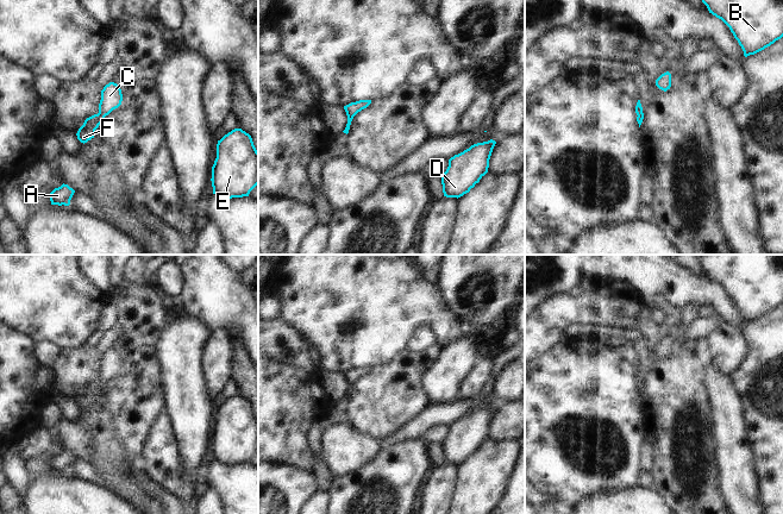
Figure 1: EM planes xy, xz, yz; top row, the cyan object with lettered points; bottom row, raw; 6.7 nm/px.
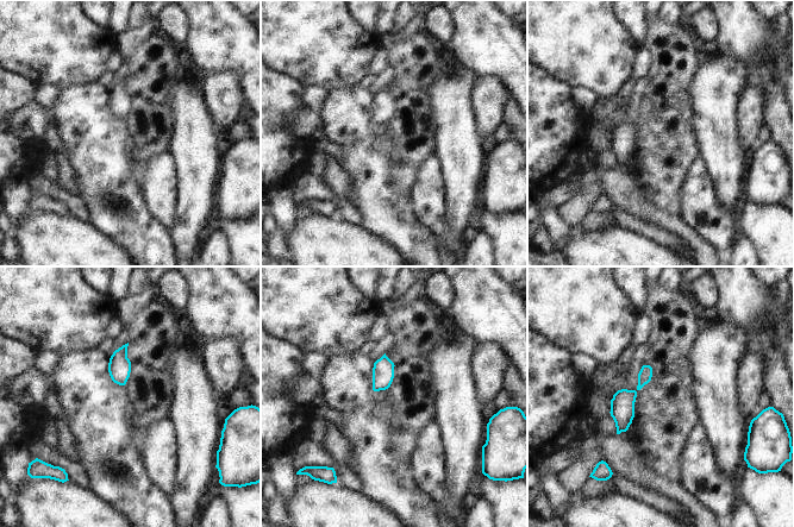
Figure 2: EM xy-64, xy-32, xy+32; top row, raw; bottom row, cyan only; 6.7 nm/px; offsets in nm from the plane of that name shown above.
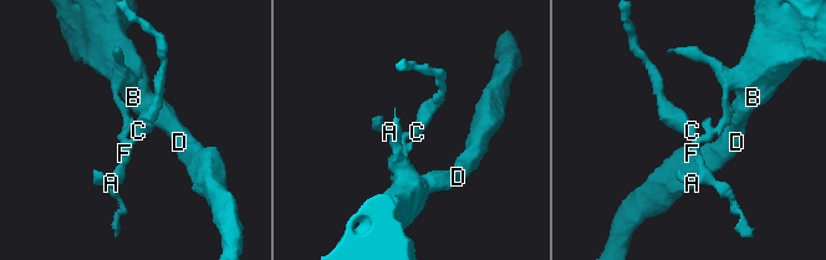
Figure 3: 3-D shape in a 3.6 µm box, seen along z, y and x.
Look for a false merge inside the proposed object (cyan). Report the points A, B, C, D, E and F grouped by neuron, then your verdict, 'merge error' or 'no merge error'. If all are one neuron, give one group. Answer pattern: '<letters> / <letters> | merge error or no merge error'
A B C D E F | no merge error

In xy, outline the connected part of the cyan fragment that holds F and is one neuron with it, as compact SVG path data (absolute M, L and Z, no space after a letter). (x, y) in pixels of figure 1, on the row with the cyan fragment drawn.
M109 82L101 90L101 100L99 104L99 113L87 118L83 125L79 128L76 136L81 143L87 143L95 136L95 130L105 120L113 109L121 105L123 94L120 87Z

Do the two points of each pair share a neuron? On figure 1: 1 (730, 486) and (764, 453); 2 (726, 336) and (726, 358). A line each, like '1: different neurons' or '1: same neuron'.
1: different neurons
2: same neuron

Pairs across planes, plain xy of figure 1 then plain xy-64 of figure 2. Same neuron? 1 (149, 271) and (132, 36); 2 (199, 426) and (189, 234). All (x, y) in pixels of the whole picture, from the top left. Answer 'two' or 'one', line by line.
1: one
2: one

